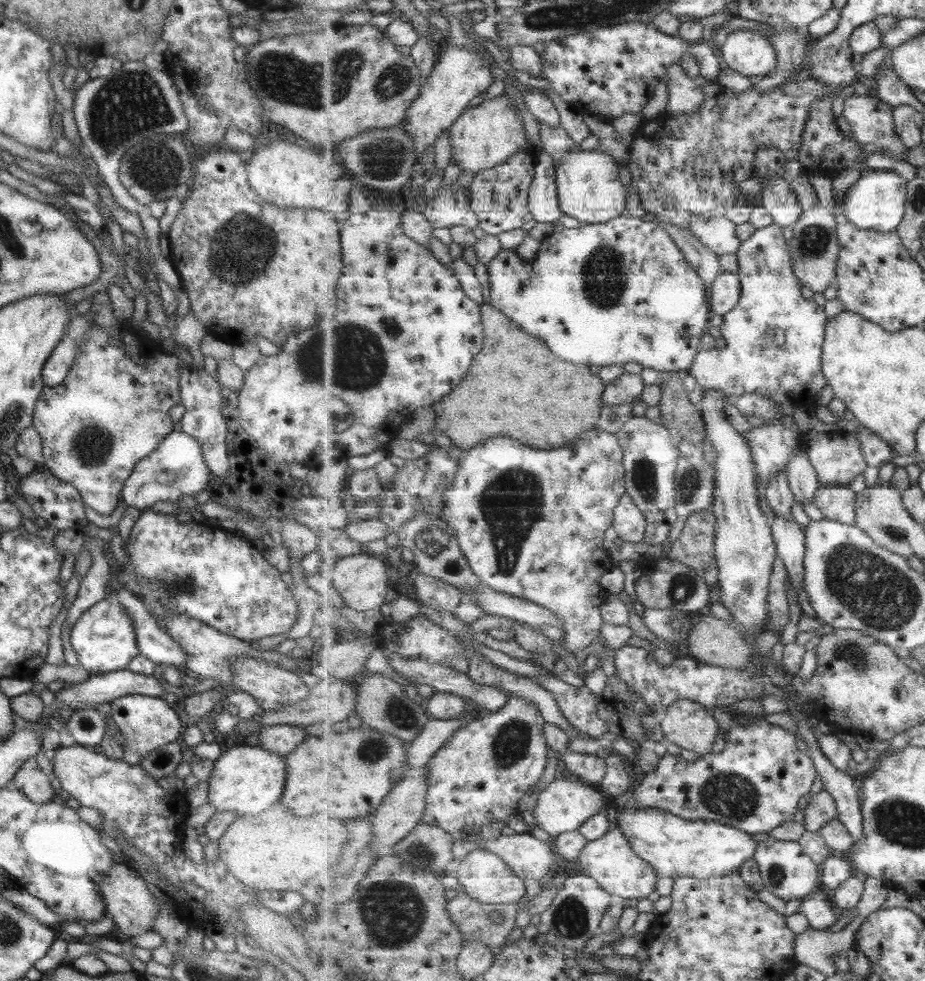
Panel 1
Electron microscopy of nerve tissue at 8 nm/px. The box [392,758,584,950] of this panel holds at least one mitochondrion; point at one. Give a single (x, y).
(420, 854)

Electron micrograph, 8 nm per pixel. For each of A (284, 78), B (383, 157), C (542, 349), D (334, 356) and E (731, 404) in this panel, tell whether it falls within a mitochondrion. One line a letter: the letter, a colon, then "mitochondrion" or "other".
A: mitochondrion
B: mitochondrion
C: other
D: mitochondrion
E: other

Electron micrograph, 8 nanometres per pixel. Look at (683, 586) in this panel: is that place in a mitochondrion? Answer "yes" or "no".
yes

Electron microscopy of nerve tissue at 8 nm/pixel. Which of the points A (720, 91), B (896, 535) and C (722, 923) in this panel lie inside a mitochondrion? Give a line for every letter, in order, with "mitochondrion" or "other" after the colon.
A: other
B: mitochondrion
C: other

